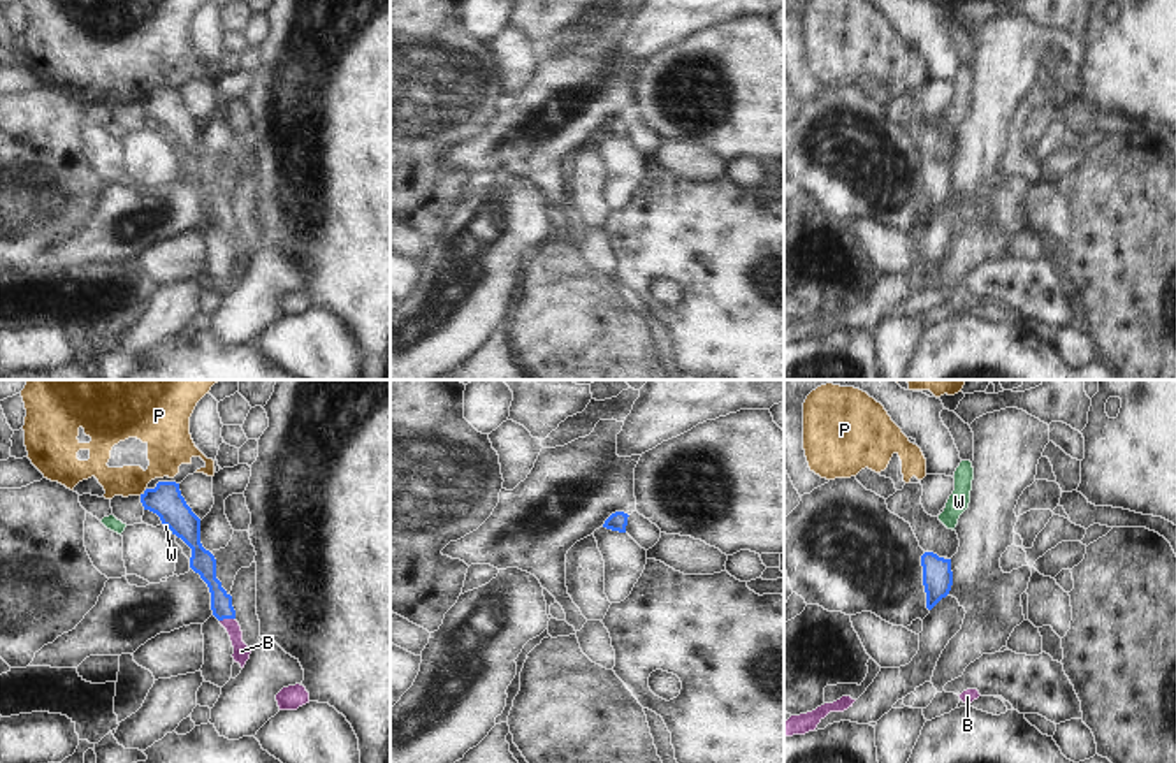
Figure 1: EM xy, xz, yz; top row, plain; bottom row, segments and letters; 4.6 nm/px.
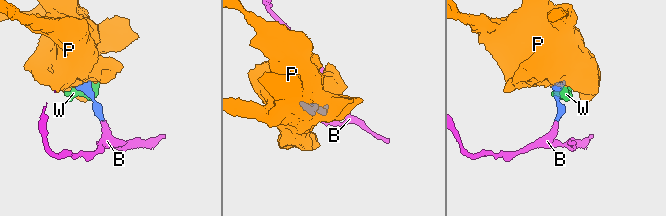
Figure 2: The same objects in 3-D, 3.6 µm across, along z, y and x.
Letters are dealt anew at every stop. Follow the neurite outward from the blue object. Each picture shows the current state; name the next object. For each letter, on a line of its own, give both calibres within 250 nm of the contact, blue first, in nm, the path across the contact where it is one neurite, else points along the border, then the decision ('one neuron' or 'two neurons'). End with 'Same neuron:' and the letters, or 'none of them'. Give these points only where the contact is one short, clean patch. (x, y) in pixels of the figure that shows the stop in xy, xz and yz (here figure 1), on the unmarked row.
B: calibres 100 and 80 nm; way xy (222, 213), (227, 224), (241, 257); one neuron
P: calibres 150 and 200 nm; border xy (146, 95), (139, 101); two neurons
W: calibres 150 and 20 nm; border xy (166, 130), (173, 138); two neurons
Same neuron: B

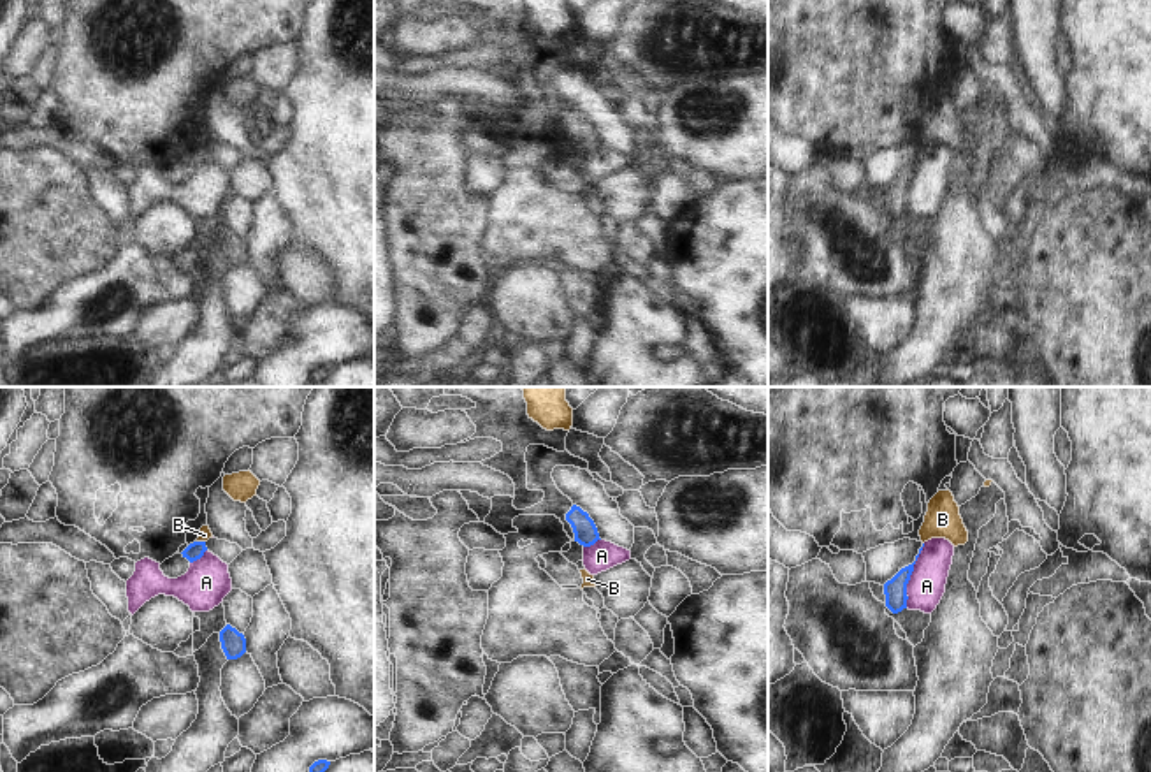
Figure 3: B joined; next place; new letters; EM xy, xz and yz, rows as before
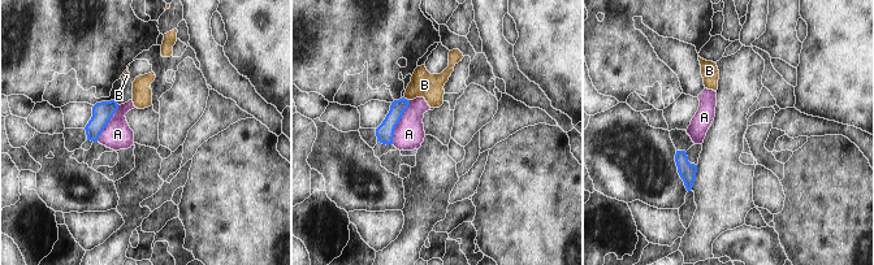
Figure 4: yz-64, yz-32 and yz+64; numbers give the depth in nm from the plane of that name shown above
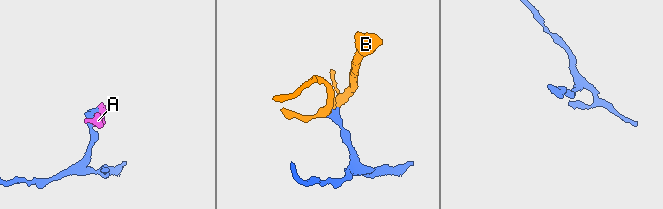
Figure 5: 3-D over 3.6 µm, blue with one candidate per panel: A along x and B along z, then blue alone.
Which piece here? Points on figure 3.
A: calibres 110 and 170 nm; border yz (925, 150), (907, 190), (905, 213); two neurons
B: calibres 80 and 60 nm; border xy (197, 146), (204, 148); two neurons
Same neuron: none of them

